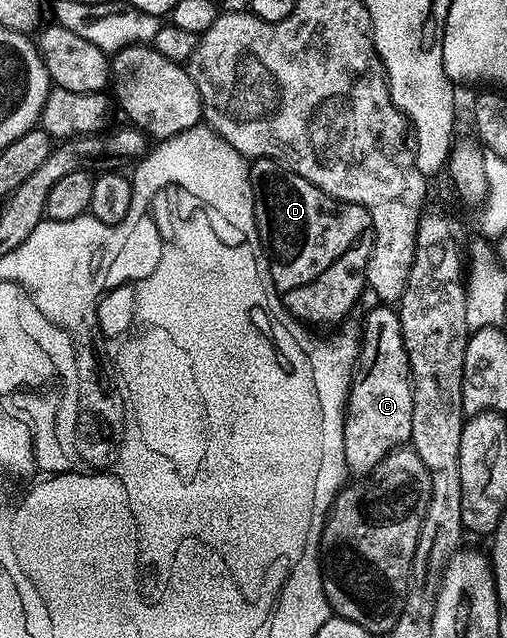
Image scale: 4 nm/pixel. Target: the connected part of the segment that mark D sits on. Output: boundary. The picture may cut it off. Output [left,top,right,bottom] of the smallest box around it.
[255,171,371,286]

